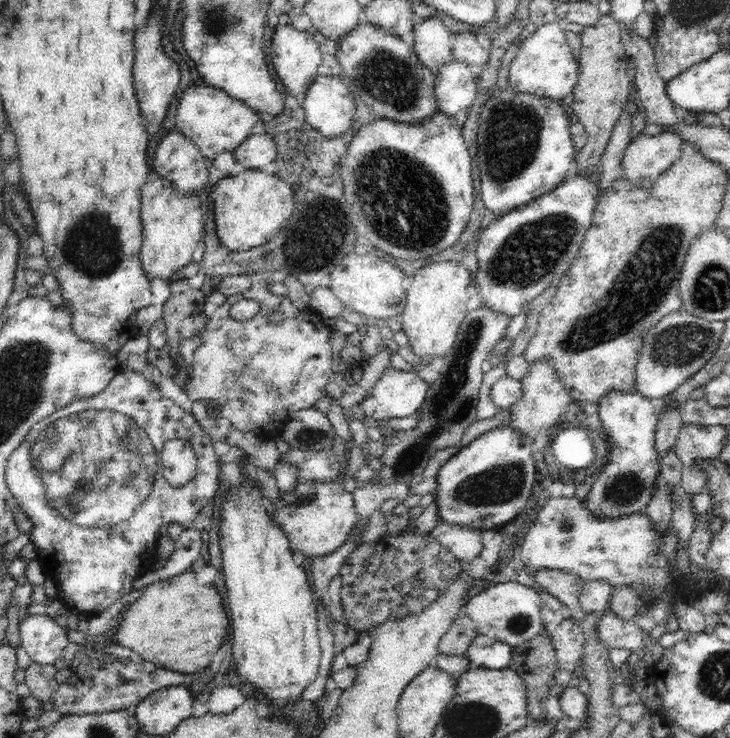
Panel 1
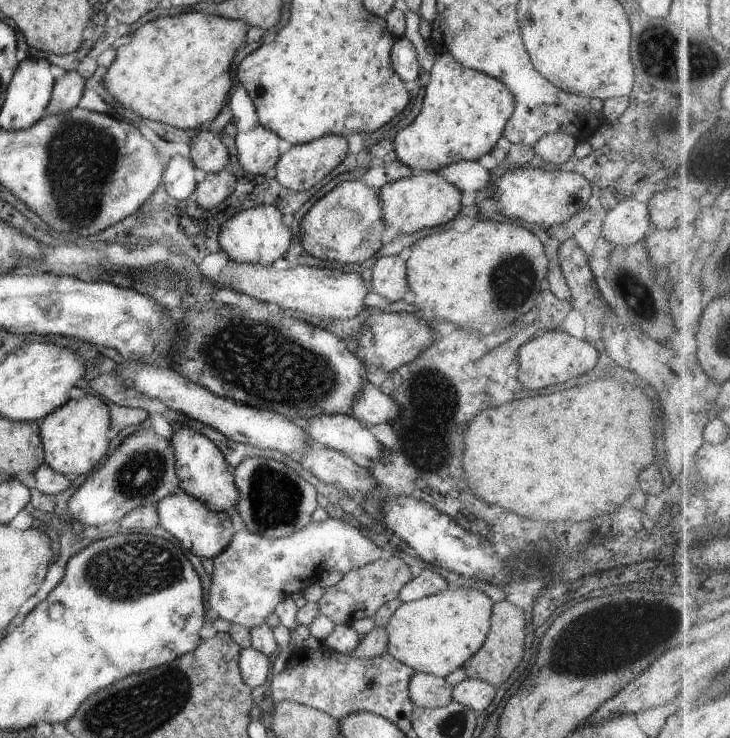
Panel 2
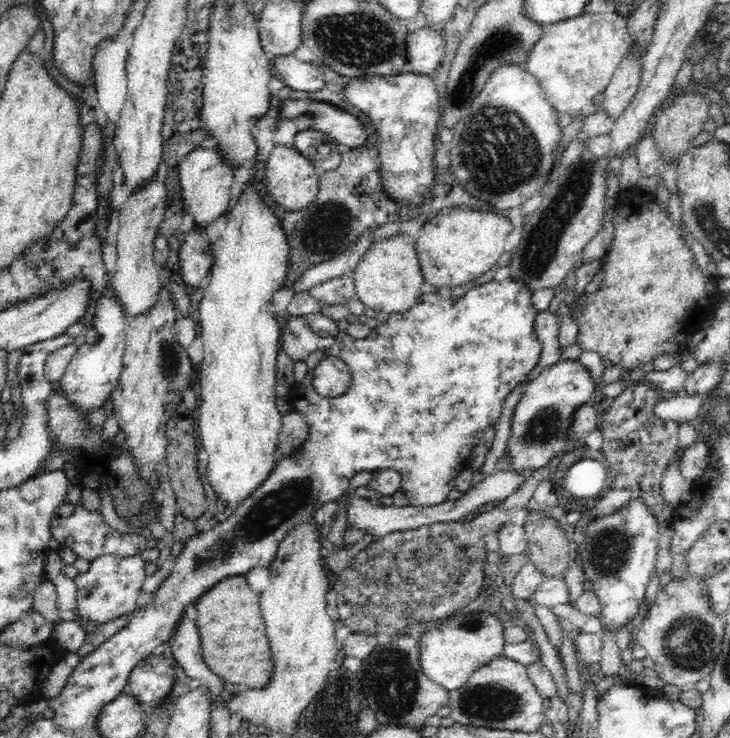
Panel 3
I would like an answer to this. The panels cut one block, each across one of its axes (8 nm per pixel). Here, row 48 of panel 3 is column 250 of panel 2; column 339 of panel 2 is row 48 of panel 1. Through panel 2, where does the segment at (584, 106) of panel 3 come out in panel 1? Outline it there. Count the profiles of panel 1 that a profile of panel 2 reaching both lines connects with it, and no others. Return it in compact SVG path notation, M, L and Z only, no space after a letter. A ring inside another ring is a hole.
M560 22L543 24L525 38L509 69L509 82L517 92L535 94L557 101L572 93L578 76L578 64L566 41L567 31Z

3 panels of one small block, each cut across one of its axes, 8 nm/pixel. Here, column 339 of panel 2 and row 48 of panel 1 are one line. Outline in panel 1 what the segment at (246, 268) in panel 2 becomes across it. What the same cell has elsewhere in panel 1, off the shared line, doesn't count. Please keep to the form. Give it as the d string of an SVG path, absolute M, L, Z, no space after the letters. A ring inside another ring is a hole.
M287 19L280 20L272 35L271 56L275 74L278 74L288 92L300 100L304 99L308 87L319 75L317 70L322 62L319 44L314 40L312 33L294 29Z

